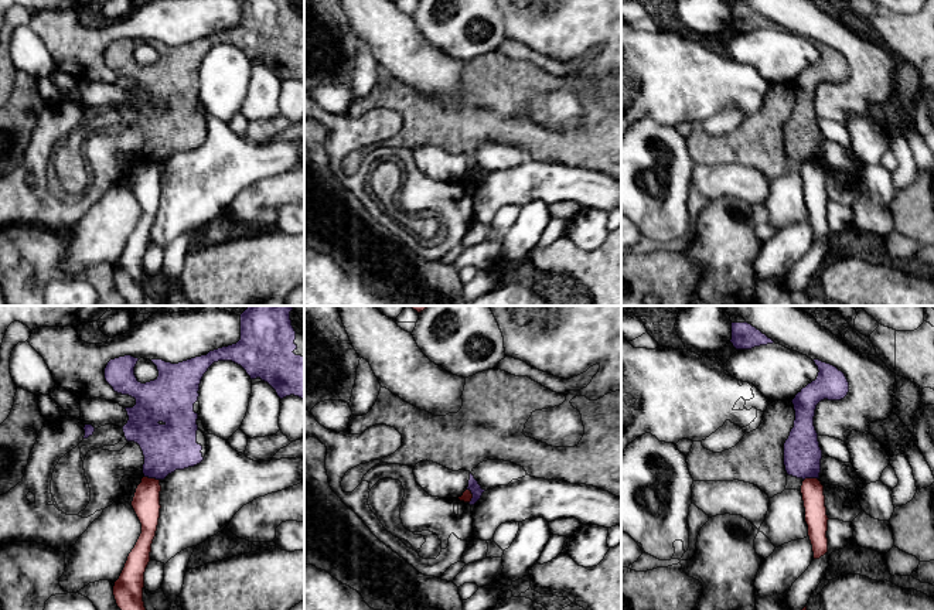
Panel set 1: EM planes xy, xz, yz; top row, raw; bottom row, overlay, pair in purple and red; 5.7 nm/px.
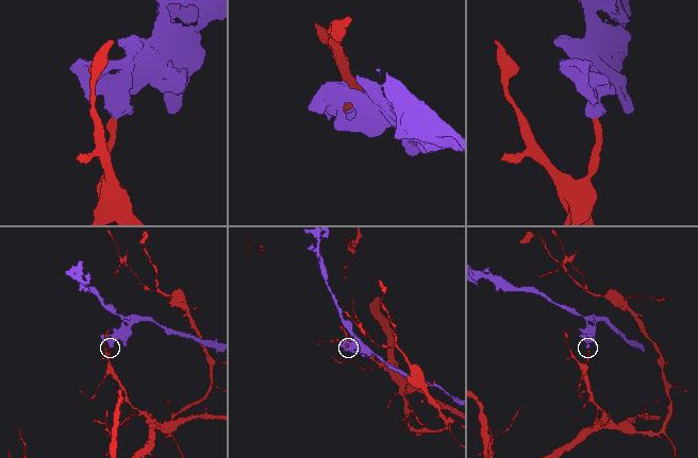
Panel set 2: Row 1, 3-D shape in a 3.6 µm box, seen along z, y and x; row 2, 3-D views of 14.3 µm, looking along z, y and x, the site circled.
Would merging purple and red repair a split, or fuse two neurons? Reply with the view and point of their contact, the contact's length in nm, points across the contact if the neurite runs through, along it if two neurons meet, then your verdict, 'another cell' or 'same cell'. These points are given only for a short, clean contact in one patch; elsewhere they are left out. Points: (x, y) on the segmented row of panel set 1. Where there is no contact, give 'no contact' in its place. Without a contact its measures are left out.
xy (152, 477) | 90 nm | along xy (145, 476), (159, 480) | another cell

